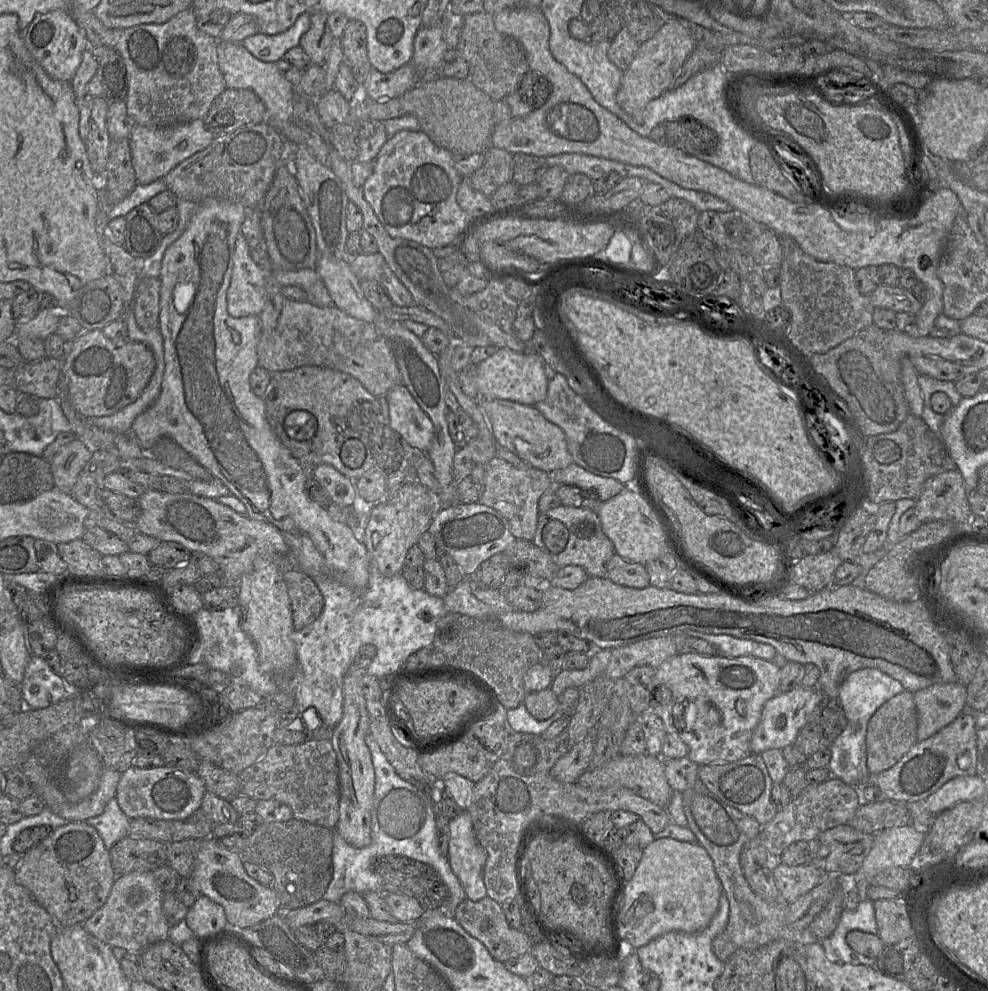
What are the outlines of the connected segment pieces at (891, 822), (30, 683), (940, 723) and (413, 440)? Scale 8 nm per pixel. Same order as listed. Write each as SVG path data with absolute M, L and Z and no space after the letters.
M890 800L862 802L848 822L854 829L869 834L910 823L910 814L906 807L899 806Z
M31 656L20 683L25 707L44 709L76 693L56 674L43 657Z
M959 681L933 684L913 693L918 726L917 740L923 741L953 722L966 709L966 686Z
M403 384L390 389L385 397L390 428L407 446L426 453L434 435L434 426L428 415Z

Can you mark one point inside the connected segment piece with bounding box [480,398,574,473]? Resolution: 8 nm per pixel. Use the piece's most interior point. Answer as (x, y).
(522, 429)

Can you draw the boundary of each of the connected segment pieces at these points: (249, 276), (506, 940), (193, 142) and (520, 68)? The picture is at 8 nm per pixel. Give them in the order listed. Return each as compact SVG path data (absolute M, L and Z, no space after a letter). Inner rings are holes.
M241 232L233 255L233 272L227 290L227 312L234 318L258 316L265 307L269 272L260 268L250 256L251 247Z
M488 896L478 901L463 900L455 909L453 917L469 935L487 948L494 959L502 963L528 953L533 945L523 930L512 928L508 924L501 905Z
M203 119L163 128L150 128L136 123L129 142L137 184L146 185L162 180L178 164L208 147L214 138Z
M485 12L465 16L465 24L456 49L469 66L470 80L494 101L504 99L520 85L530 70L522 46L512 37L498 32L494 26L494 16Z

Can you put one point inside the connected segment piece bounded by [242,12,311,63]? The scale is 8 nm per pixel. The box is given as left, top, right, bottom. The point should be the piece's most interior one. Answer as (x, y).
(268, 48)

